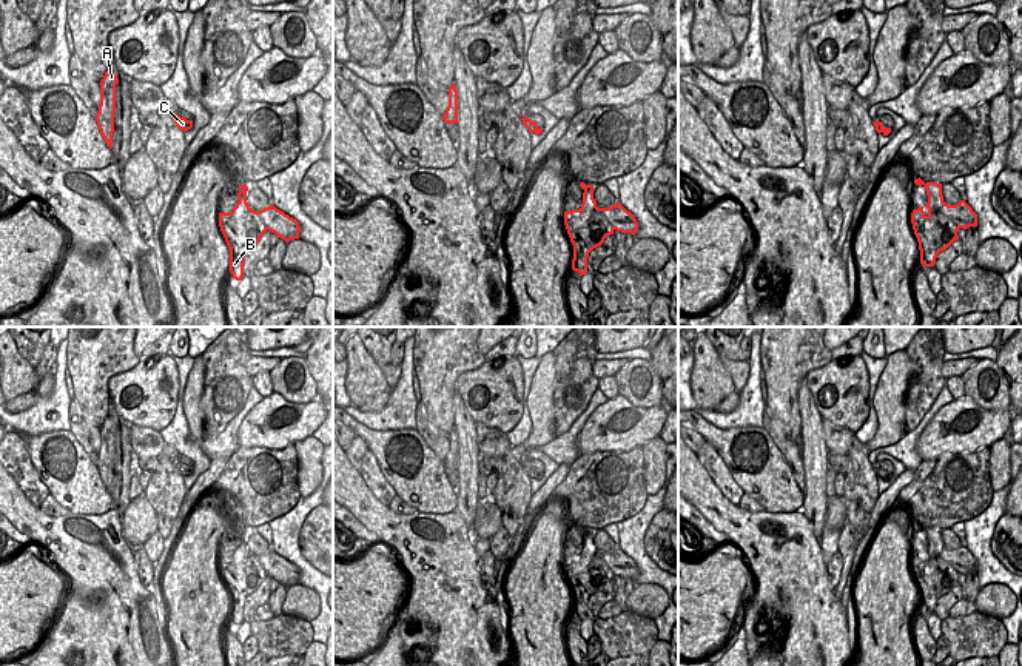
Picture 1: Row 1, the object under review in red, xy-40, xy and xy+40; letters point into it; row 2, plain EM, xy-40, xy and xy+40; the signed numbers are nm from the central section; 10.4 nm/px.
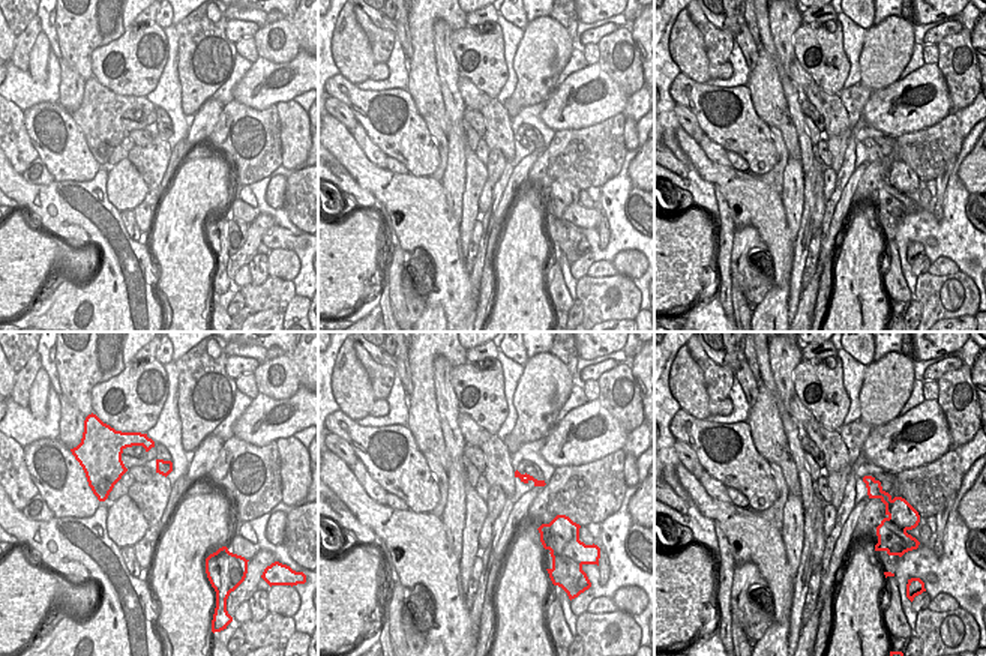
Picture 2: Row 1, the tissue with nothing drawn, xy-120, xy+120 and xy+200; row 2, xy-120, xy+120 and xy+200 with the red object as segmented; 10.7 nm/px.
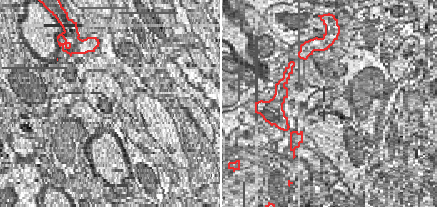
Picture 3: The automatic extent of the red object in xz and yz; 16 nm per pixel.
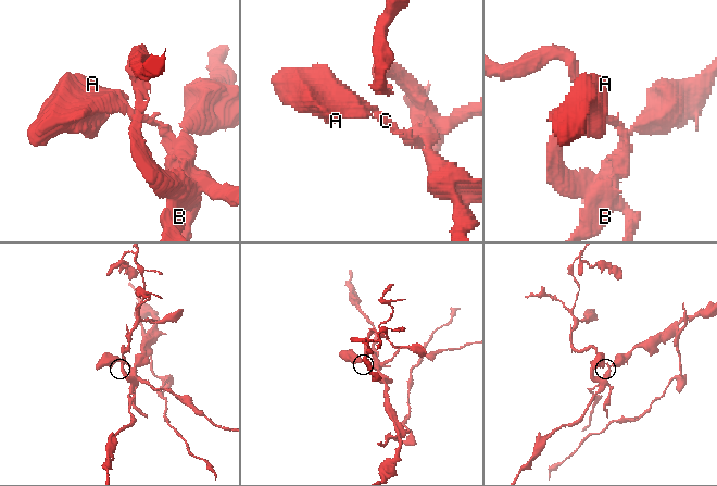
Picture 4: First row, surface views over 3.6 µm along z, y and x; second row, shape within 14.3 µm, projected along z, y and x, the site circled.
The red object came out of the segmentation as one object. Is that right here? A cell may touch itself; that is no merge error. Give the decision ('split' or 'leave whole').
split

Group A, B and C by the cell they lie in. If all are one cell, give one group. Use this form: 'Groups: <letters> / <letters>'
Groups: A C / B

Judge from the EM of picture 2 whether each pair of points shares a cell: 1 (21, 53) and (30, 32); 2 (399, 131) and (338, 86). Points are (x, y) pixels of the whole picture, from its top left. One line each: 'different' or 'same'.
1: same
2: same

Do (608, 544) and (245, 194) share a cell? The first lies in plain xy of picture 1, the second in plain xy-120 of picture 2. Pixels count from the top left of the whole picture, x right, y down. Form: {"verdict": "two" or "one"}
{"verdict": "two"}

